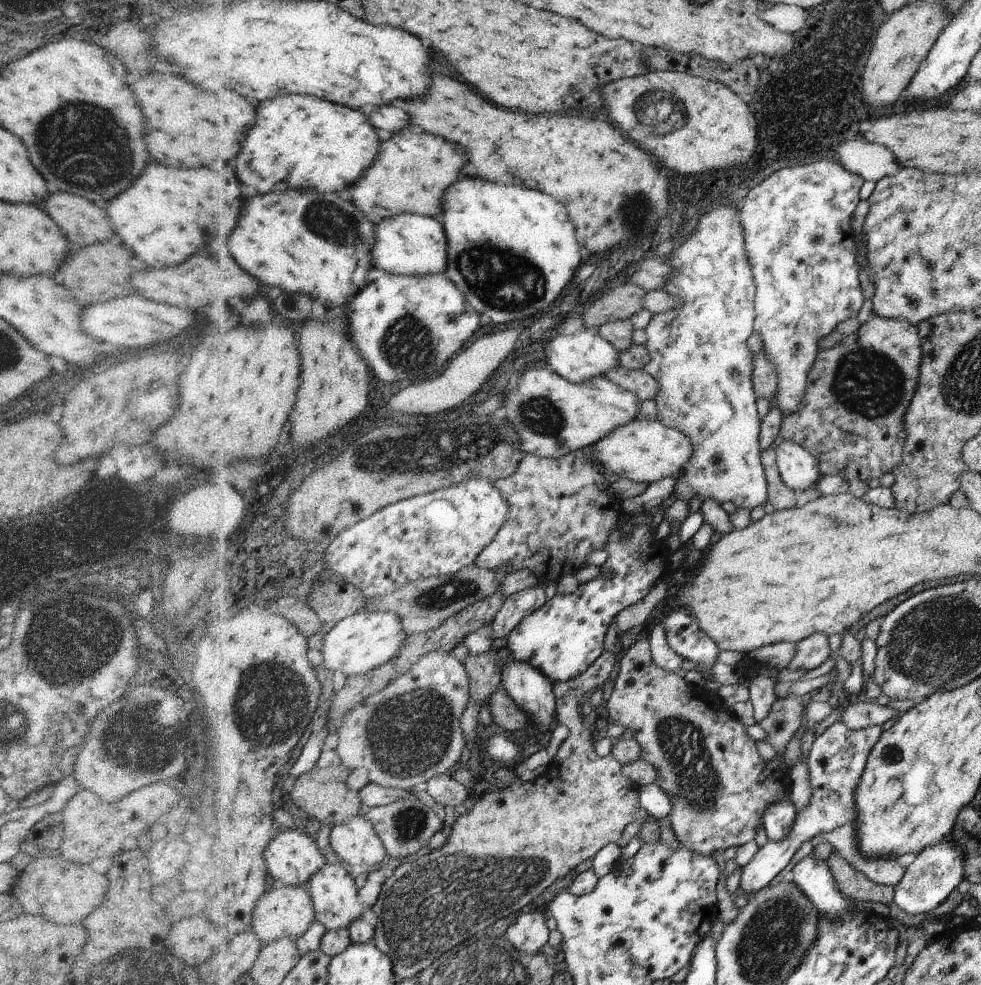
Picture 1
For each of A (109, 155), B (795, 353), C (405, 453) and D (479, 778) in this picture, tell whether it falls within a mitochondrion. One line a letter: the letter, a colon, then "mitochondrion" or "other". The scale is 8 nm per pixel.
A: mitochondrion
B: mitochondrion
C: mitochondrion
D: other

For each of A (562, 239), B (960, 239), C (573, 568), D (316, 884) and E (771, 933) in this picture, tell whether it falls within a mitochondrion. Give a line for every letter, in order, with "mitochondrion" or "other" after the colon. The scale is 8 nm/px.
A: other
B: mitochondrion
C: other
D: other
E: mitochondrion

